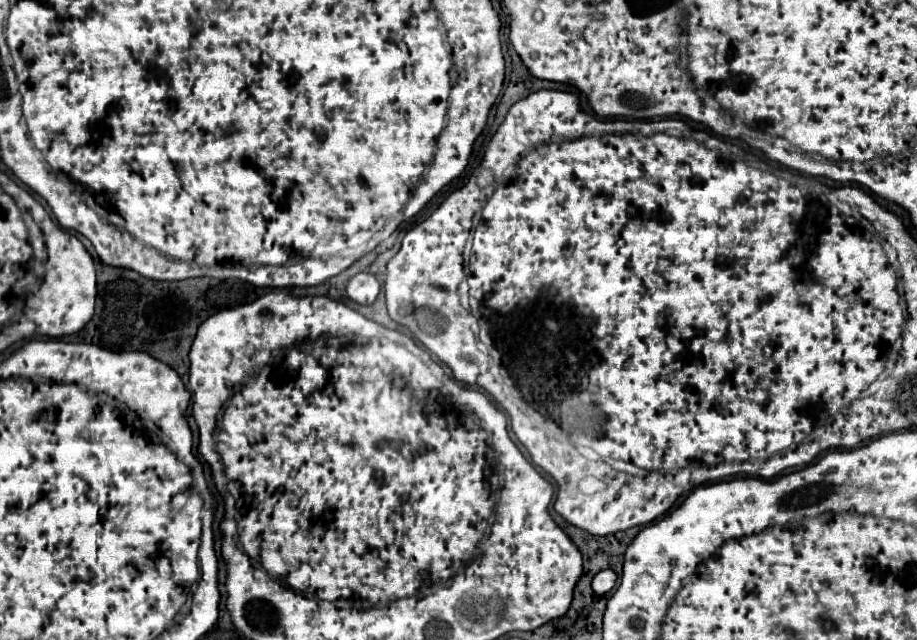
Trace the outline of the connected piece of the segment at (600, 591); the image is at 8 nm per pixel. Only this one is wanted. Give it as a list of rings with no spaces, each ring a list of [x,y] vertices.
[[[605,569],[605,571],[599,571],[599,573],[593,577],[591,587],[593,587],[593,591],[595,591],[597,595],[605,595],[605,593],[609,593],[609,591],[615,587],[615,581],[617,581],[615,571]]]

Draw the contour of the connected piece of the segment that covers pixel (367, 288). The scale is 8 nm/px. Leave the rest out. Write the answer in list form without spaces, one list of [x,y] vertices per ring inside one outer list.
[[[357,273],[347,285],[347,295],[361,305],[371,305],[381,291],[379,281],[371,273]]]

